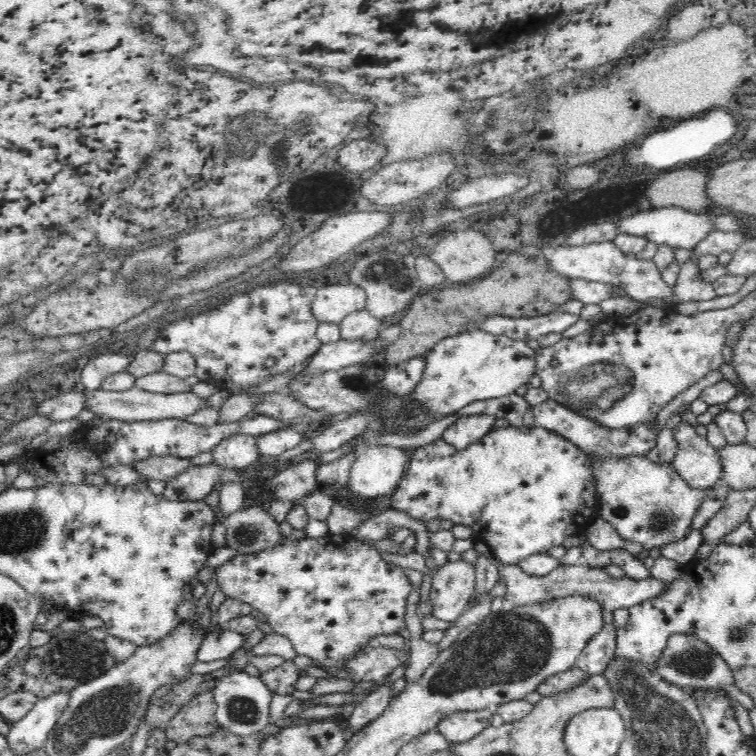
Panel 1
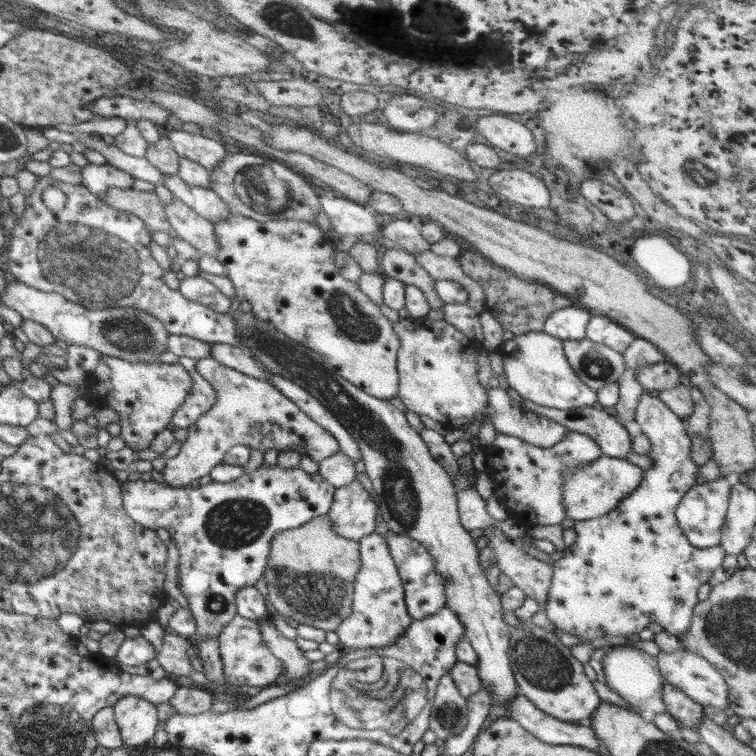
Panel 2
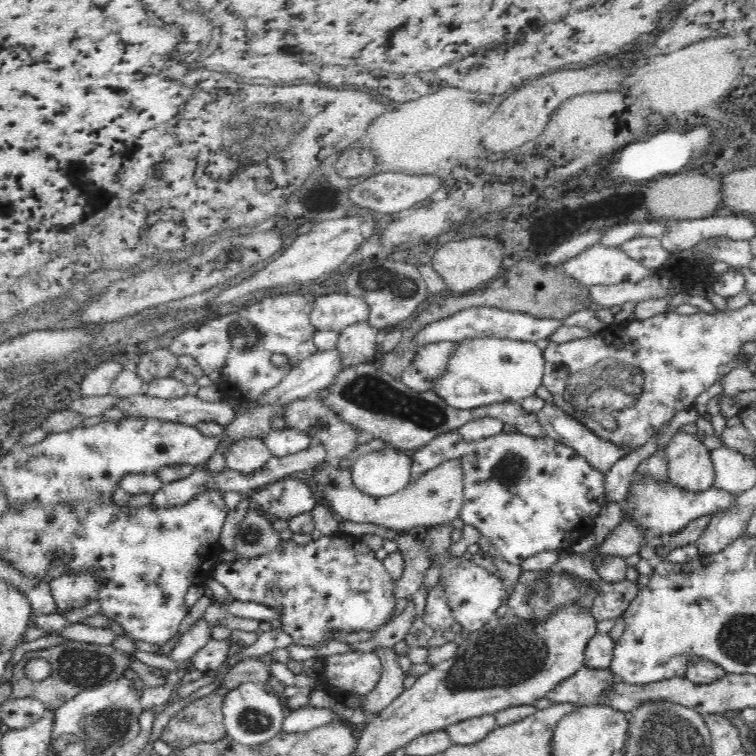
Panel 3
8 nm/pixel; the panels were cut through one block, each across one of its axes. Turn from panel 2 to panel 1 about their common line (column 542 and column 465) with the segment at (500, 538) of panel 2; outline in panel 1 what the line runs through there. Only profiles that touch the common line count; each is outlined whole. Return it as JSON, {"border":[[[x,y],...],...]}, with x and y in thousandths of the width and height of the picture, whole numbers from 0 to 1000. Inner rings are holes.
{"border":[[[593,741],[579,750],[571,763],[567,796],[571,815],[578,820],[598,824],[620,802],[620,794],[630,775],[630,753],[627,746],[614,741]]]}

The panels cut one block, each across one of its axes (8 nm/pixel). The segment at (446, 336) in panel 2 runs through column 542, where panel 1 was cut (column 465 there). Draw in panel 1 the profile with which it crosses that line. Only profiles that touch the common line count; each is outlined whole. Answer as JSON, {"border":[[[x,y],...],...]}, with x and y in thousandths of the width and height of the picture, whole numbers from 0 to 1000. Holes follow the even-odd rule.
{"border":[[[647,548],[606,550],[603,558],[590,566],[585,578],[587,578],[587,583],[606,595],[614,595],[614,593],[632,585],[634,581],[653,569],[656,554]]]}

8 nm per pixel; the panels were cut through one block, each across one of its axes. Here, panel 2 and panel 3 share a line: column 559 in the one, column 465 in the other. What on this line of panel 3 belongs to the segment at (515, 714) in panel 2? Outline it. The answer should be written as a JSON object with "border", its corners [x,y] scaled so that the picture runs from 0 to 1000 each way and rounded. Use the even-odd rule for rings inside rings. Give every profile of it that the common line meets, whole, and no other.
{"border":[[[640,944],[598,958],[590,966],[599,985],[622,985],[635,981],[656,963],[655,944]]]}

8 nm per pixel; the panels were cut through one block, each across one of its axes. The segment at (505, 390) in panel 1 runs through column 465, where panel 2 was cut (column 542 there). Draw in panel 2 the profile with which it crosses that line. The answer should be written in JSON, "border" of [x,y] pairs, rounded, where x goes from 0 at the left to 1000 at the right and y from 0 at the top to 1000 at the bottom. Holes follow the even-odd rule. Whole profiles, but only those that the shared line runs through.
{"border":[[[718,437],[698,439],[668,450],[655,464],[664,471],[672,509],[694,529],[741,542],[791,536],[788,516],[778,515],[754,488],[739,447],[722,442]]]}

